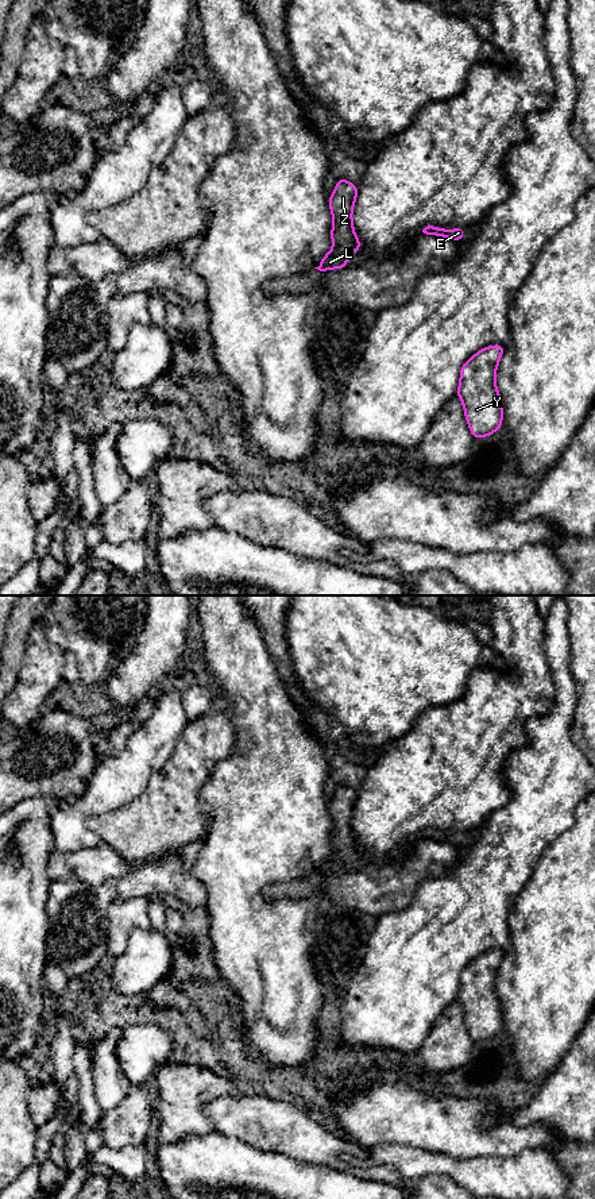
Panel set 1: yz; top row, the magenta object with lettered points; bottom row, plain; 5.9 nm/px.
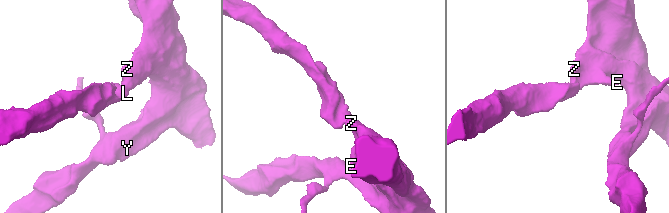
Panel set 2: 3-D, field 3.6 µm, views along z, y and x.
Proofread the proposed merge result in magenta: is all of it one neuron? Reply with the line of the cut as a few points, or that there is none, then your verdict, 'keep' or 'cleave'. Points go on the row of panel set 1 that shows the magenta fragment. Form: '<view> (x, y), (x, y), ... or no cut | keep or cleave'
no cut | keep

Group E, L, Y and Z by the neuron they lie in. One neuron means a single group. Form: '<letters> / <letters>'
E L Y Z

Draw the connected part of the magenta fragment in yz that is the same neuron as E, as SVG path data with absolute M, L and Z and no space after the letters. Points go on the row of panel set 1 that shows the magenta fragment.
M426 225L420 228L418 232L425 235L437 235L443 238L449 238L453 240L461 240L464 238L464 228L444 230L444 228L437 228L434 225Z

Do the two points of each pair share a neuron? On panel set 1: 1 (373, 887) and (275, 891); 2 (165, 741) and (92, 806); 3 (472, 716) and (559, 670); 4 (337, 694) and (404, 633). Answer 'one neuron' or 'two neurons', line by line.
1: one neuron
2: one neuron
3: two neurons
4: one neuron

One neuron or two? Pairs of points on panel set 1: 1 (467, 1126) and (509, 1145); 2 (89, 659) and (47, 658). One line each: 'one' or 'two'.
1: one
2: two

